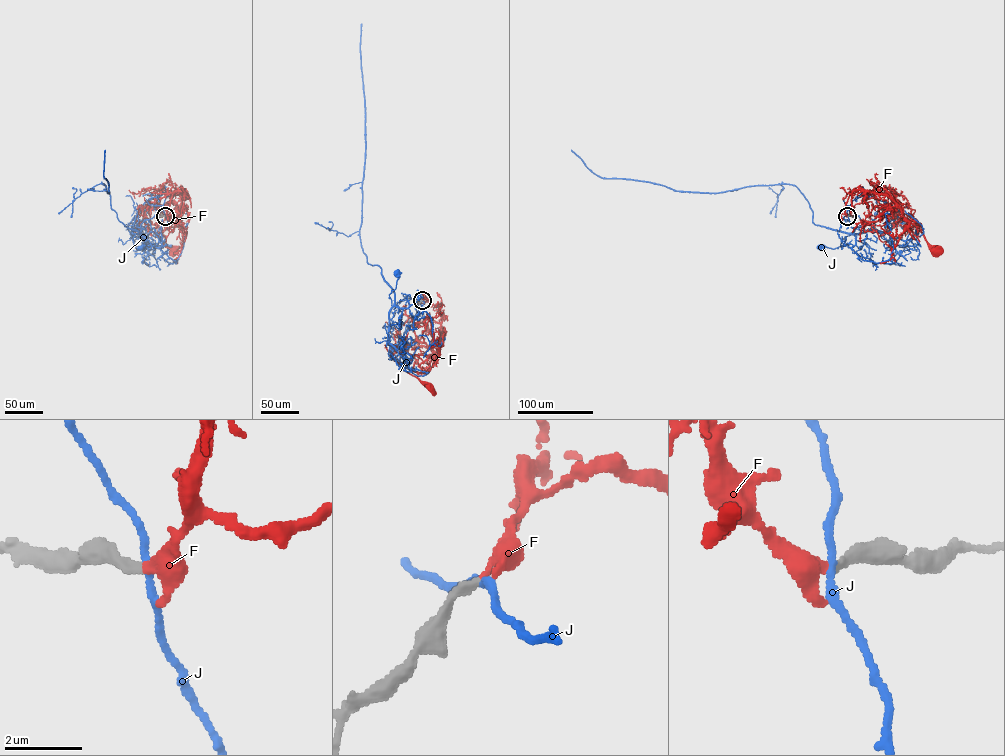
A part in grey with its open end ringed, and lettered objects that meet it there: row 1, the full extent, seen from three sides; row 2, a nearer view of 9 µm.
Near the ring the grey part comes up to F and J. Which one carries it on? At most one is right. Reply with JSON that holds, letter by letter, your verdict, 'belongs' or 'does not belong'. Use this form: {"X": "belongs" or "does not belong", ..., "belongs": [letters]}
{"F": "belongs", "J": "does not belong", "belongs": ["F"]}

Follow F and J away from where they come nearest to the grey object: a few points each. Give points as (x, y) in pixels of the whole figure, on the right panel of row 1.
F: (847, 216), (845, 204), (853, 190), (886, 194), (898, 205), (893, 202), (889, 207), (910, 217), (934, 250)
J: (847, 216), (848, 210), (849, 214), (843, 218), (850, 222), (854, 234), (845, 236), (838, 248), (820, 247)

